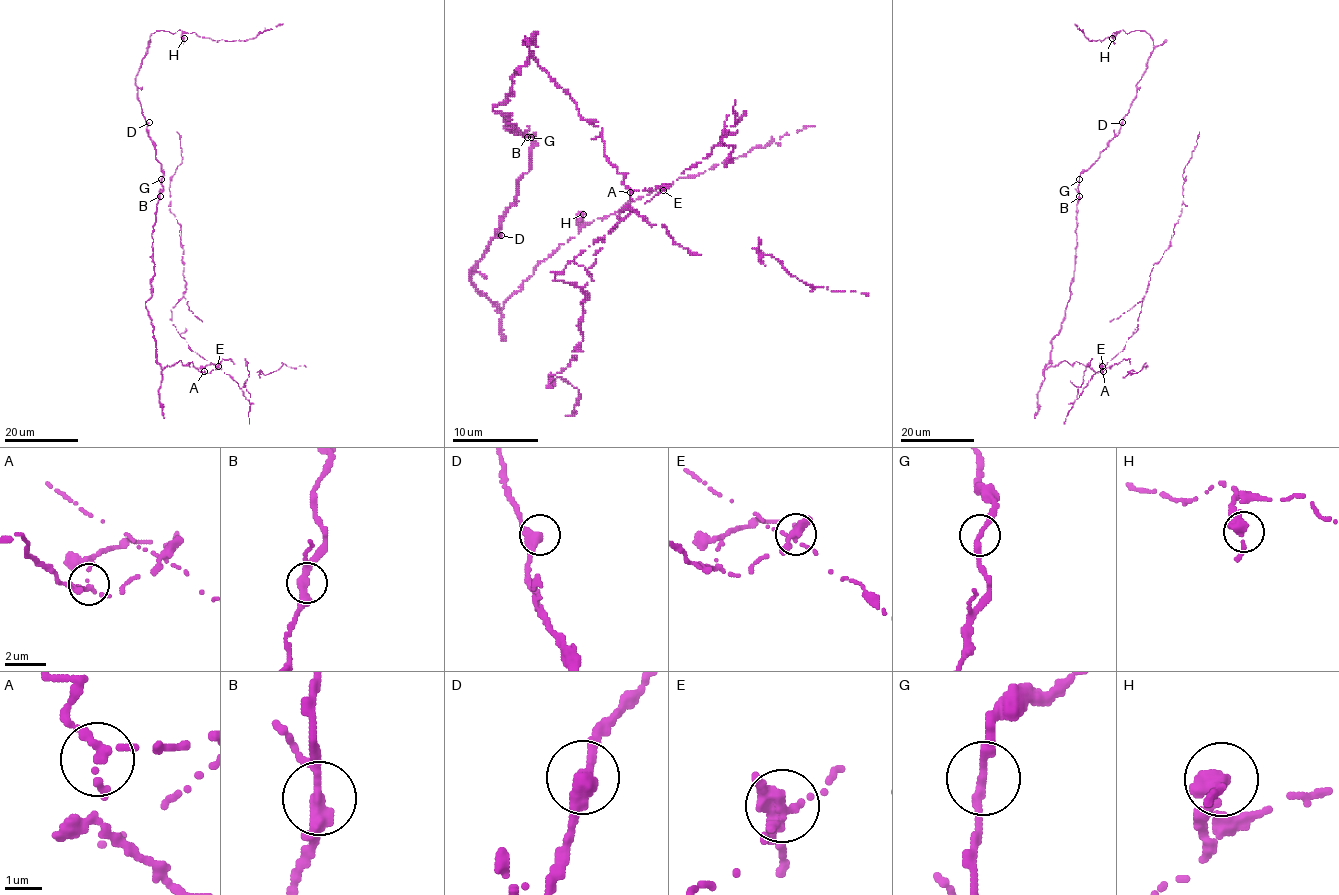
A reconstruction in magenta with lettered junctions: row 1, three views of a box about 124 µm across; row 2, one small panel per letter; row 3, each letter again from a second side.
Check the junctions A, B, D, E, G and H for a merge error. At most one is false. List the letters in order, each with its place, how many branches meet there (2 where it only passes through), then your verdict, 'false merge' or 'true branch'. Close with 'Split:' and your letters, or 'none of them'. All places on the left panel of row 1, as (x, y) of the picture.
A: (204, 371) | 2 | true branch
B: (160, 196) | 3 | true branch
D: (149, 122) | 2 | true branch
E: (218, 366) | 3 | false merge
G: (161, 179) | 2 | true branch
H: (184, 38) | 2 | true branch
Split: E

